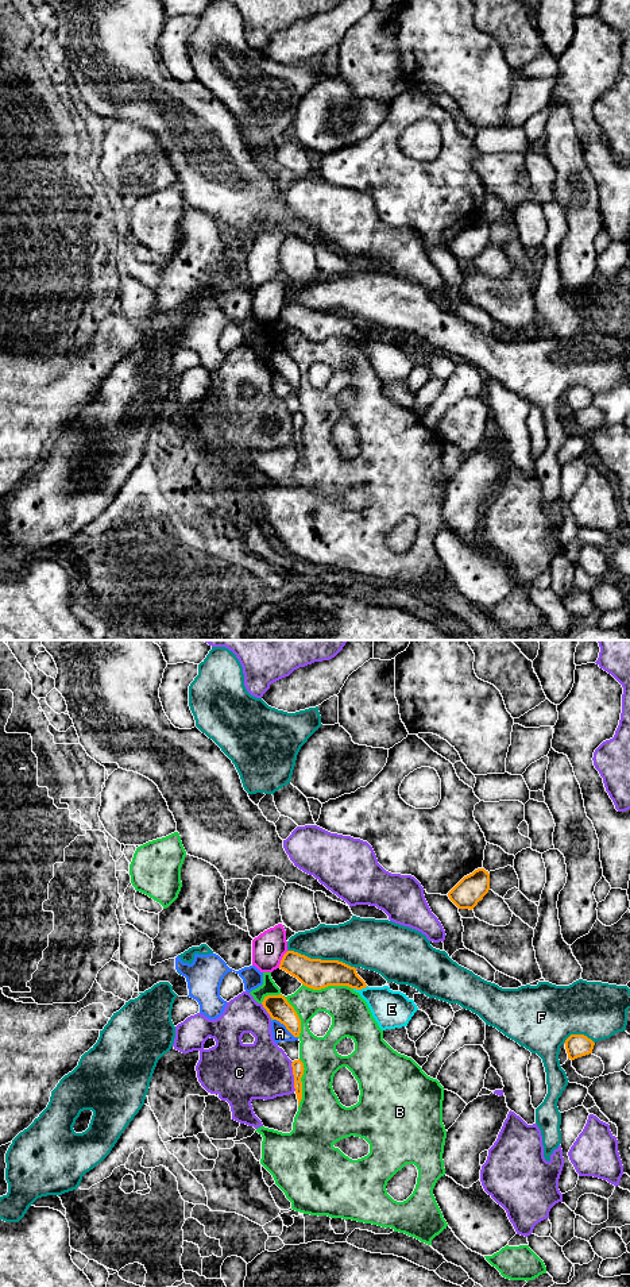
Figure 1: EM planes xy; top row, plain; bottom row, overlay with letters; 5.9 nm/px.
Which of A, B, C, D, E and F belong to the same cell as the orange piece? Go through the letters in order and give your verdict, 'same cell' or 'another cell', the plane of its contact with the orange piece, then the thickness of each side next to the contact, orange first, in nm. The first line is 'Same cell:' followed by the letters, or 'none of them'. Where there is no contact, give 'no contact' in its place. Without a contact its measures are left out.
Same cell: none of them
A: another cell; meets orange in xy; 140 nm thick on the orange side, 100 nm on the other
B: another cell; meets orange in xy; 140 nm thick on the orange side, 180 nm on the other
C: another cell; meets orange in xy; 70 nm thick on the orange side, 340 nm on the other
D: another cell; meets orange in xy; 180 nm thick on the orange side, 190 nm on the other
E: another cell; meets orange in xy; 160 nm thick on the orange side, 220 nm on the other
F: another cell; meets orange in xy; 180 nm thick on the orange side, 280 nm on the other

